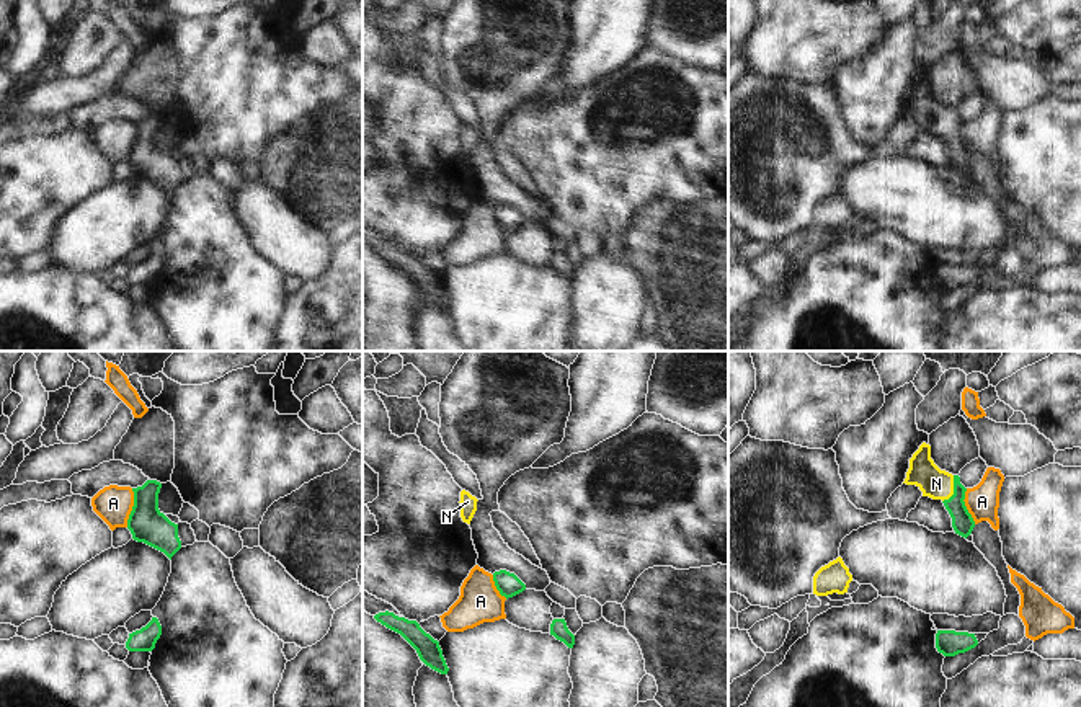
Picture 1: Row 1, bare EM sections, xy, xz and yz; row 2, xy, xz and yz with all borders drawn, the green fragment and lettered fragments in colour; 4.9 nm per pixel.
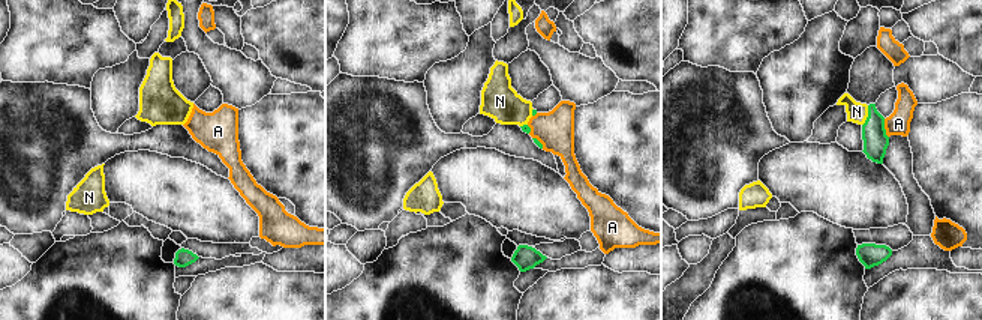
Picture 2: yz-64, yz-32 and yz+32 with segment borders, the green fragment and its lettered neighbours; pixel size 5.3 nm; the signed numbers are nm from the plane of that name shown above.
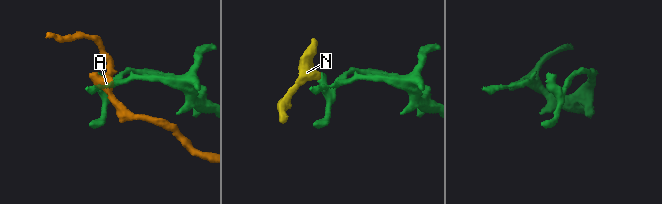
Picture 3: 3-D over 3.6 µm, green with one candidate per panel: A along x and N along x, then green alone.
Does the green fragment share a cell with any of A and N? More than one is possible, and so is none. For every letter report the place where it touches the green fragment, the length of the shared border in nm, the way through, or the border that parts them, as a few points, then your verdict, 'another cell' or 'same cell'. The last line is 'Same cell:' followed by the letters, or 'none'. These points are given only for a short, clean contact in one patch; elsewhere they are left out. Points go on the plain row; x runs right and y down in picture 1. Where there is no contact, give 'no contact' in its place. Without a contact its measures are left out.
A: contact xy (133, 142); length 190 nm; border xy (133, 123), (133, 144), (126, 160); another cell
N: contact yz (954, 124); length 150 nm; way yz (962, 155), (954, 137), (954, 124), (936, 118); same cell
Same cell: N

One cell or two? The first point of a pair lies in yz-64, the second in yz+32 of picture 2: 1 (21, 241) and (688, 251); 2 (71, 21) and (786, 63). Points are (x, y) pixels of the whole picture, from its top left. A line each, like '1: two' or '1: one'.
1: one
2: two

